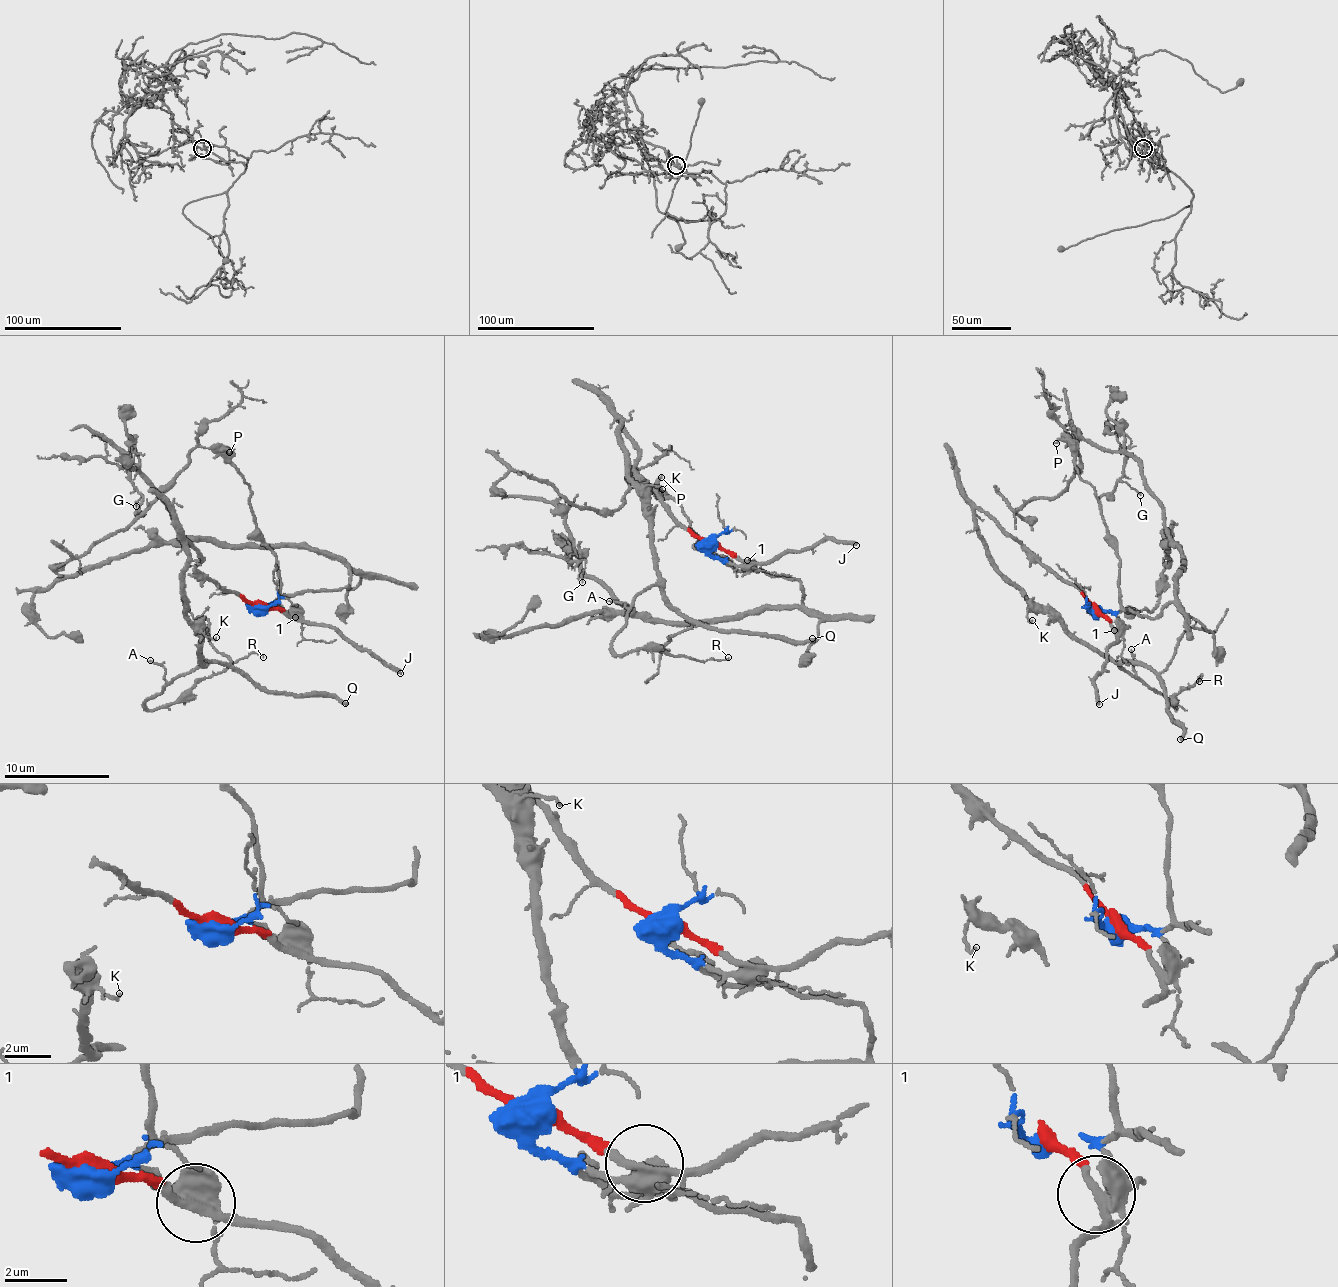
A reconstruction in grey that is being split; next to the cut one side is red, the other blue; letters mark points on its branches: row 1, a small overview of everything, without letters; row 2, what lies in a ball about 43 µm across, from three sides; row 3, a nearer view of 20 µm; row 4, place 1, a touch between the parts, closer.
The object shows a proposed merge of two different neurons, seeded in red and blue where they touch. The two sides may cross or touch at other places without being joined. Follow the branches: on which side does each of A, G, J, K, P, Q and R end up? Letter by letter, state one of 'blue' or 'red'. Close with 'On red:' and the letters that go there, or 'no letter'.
A: red
G: blue
J: red
K: red
P: blue
Q: red
R: red
On red: A, J, K, Q, R

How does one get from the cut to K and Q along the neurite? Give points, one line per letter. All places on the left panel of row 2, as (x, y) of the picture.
K: (261, 606), (246, 602), (196, 568), (201, 554), (190, 543), (183, 613), (209, 637), (216, 636)
Q: (261, 606), (196, 568), (189, 542), (183, 613), (199, 659), (270, 691), (346, 704)

